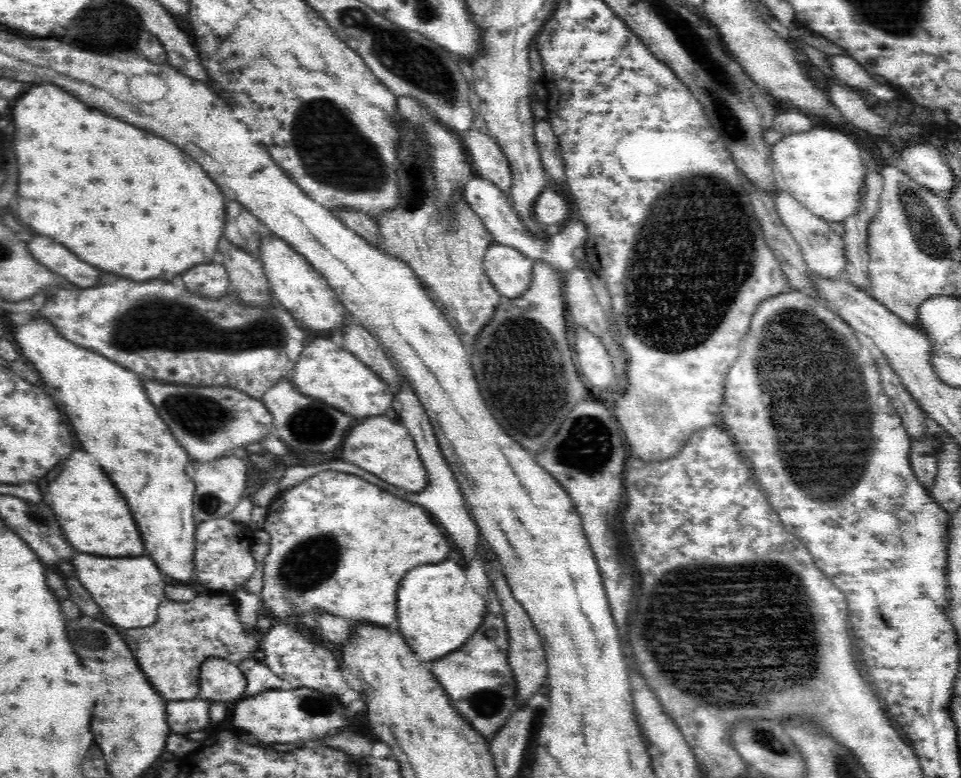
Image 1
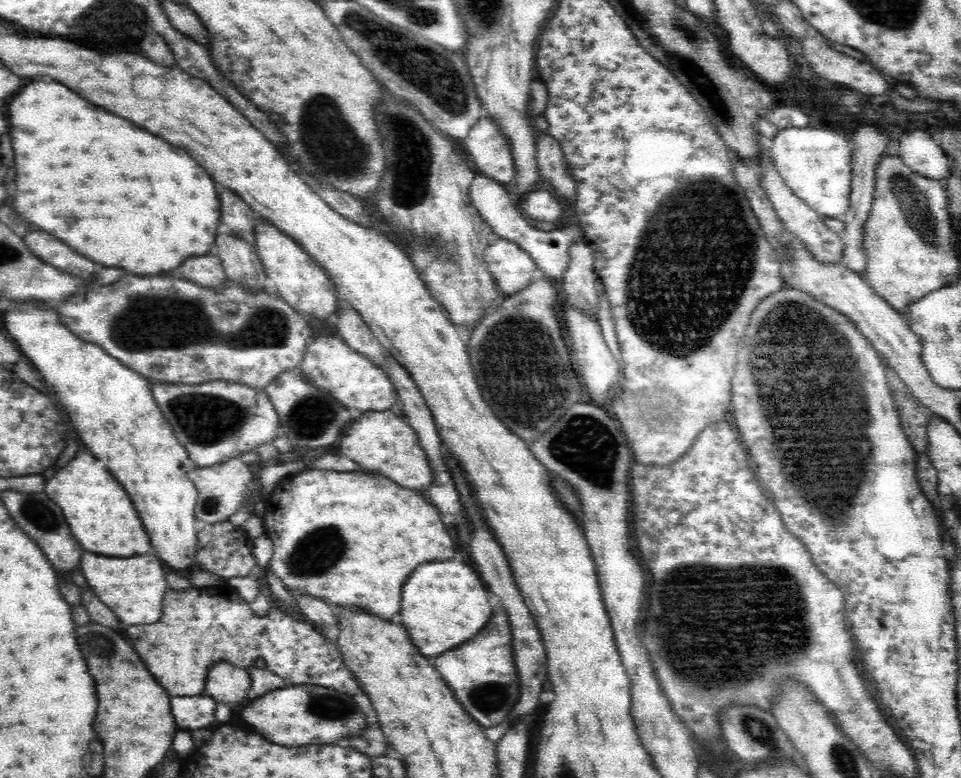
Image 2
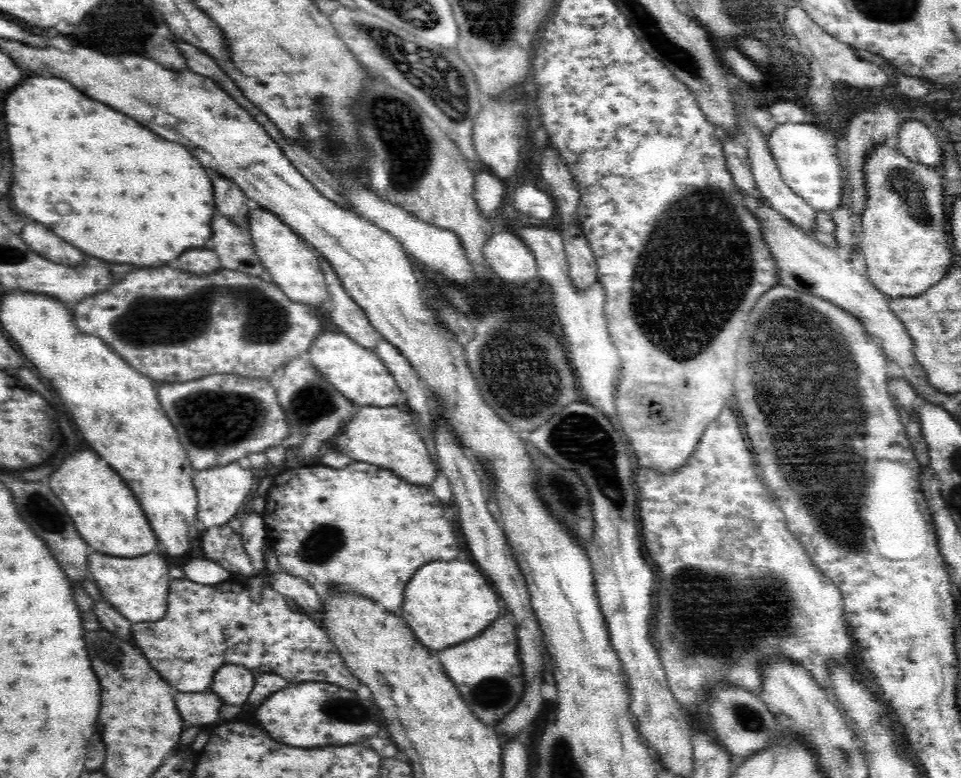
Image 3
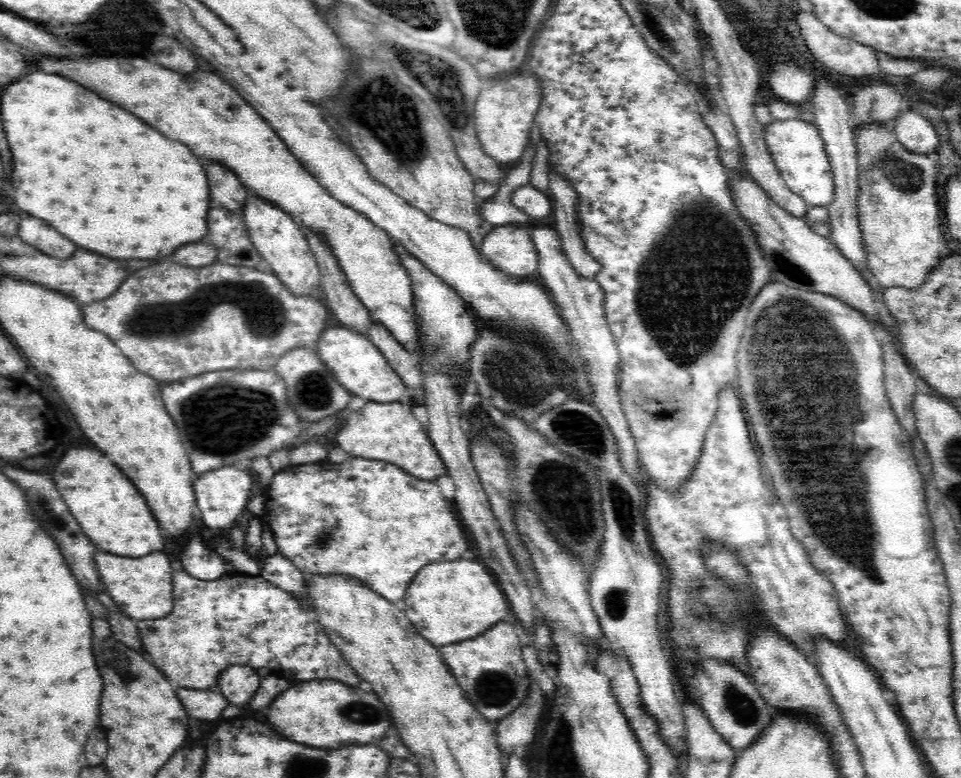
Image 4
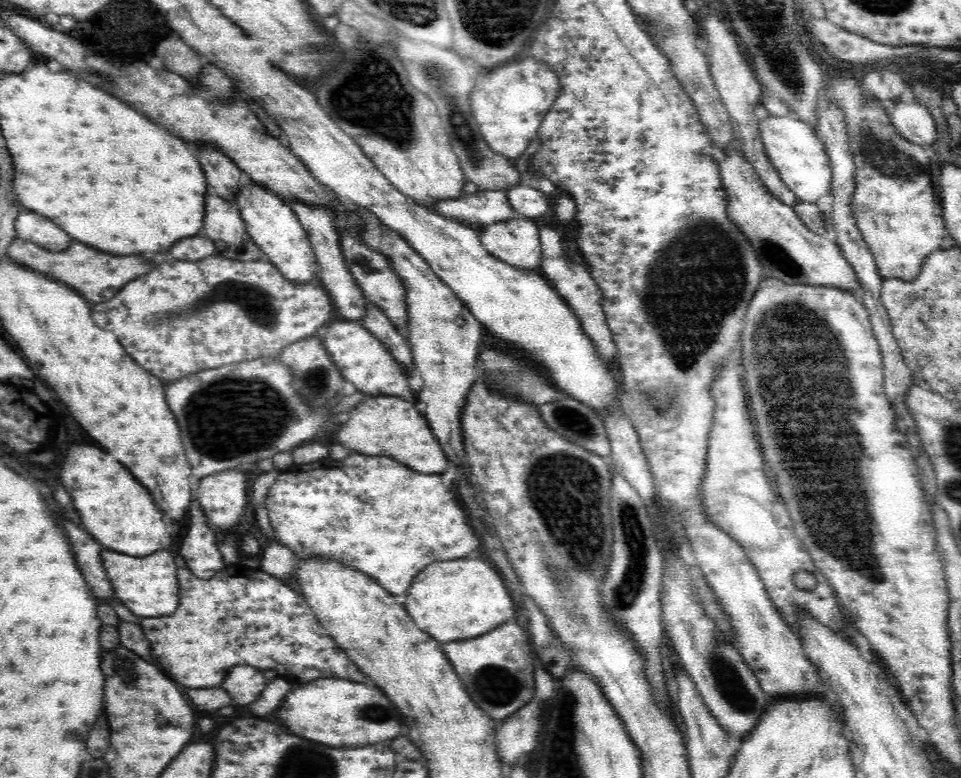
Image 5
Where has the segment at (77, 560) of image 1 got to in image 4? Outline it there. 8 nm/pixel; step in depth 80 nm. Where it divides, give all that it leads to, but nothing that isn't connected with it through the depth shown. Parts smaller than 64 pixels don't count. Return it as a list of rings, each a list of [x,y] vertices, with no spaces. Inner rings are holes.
[[[98,552],[96,566],[100,570],[106,592],[116,602],[121,612],[136,622],[157,619],[168,615],[172,610],[172,566],[164,552],[154,552],[142,558],[124,558],[106,552]]]

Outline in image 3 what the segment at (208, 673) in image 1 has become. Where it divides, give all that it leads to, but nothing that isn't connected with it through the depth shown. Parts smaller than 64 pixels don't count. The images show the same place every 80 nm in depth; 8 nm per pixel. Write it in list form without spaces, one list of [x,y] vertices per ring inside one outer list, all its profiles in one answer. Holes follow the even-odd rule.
[[[224,665],[217,670],[216,676],[214,676],[212,682],[212,688],[209,690],[218,695],[222,702],[225,704],[232,704],[242,706],[242,704],[248,704],[249,694],[254,688],[255,675],[249,668],[240,665]]]

